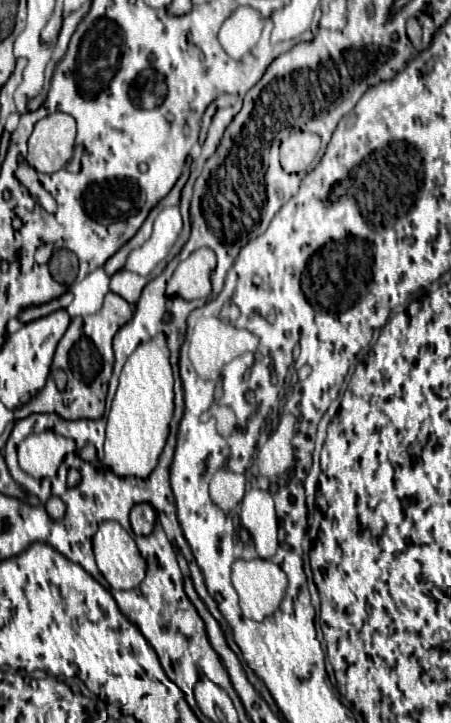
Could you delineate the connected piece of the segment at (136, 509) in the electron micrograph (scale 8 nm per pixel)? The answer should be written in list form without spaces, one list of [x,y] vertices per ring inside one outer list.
[[[135,504],[131,510],[131,526],[135,534],[151,534],[157,522],[157,512],[149,504]]]

